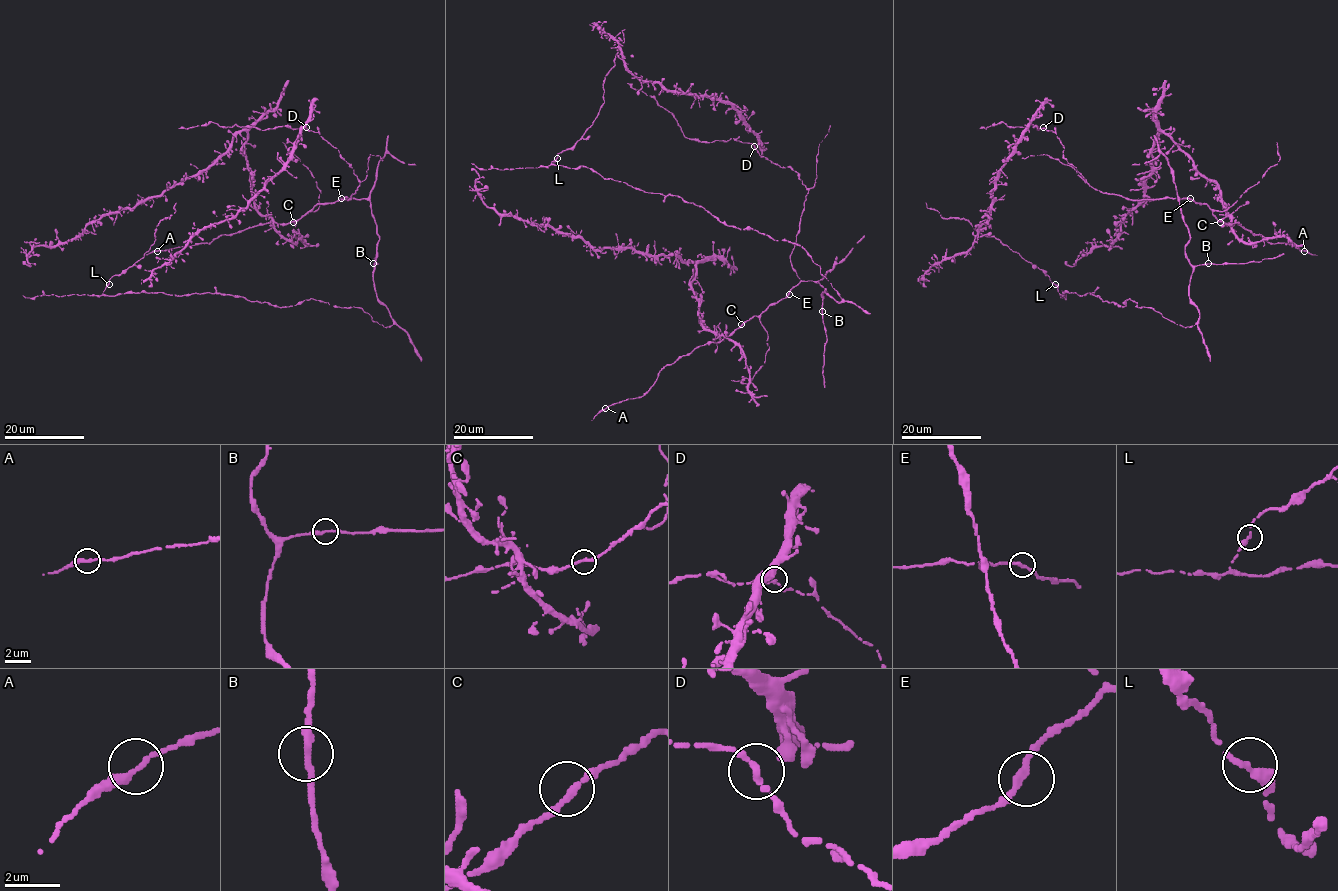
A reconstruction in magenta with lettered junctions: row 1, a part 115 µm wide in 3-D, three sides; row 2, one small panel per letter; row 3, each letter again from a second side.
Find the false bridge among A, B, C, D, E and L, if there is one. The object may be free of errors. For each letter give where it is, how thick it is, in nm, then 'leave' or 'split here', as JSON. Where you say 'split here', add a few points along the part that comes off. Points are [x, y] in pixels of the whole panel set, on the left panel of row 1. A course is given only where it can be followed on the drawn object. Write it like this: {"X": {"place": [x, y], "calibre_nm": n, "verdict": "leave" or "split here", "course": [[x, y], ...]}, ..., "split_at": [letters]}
{"A": {"place": [157, 251], "calibre_nm": 240, "verdict": "leave"}, "B": {"place": [373, 263], "calibre_nm": 260, "verdict": "leave"}, "C": {"place": [293, 222], "calibre_nm": 260, "verdict": "leave"}, "D": {"place": [306, 127], "calibre_nm": 240, "verdict": "leave"}, "E": {"place": [341, 198], "calibre_nm": 260, "verdict": "leave"}, "L": {"place": [109, 284], "calibre_nm": 240, "verdict": "leave"}, "split_at": []}

